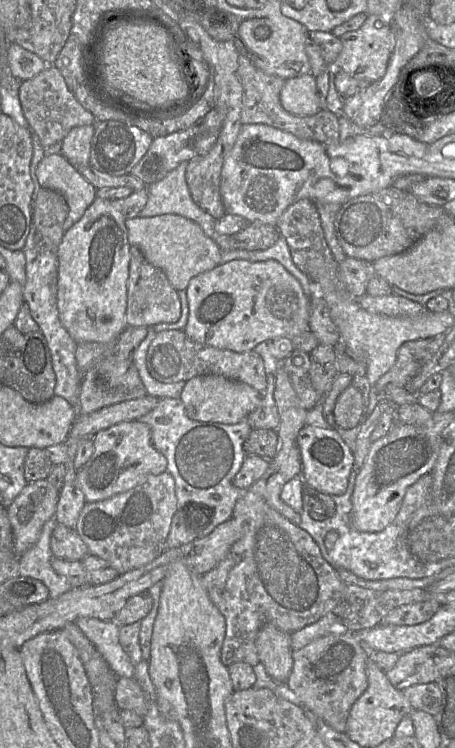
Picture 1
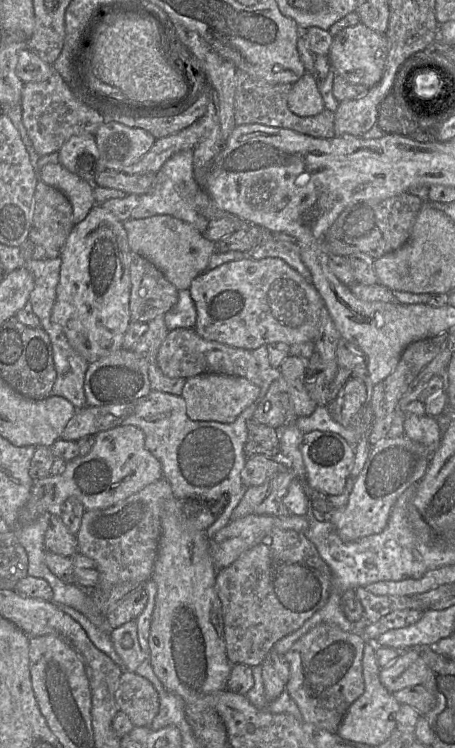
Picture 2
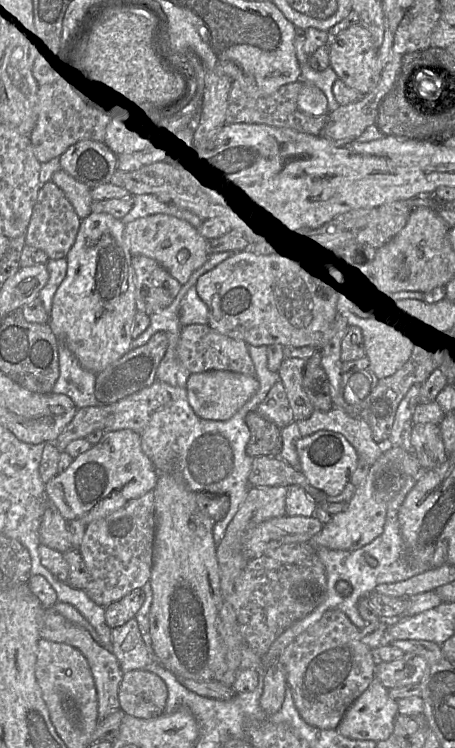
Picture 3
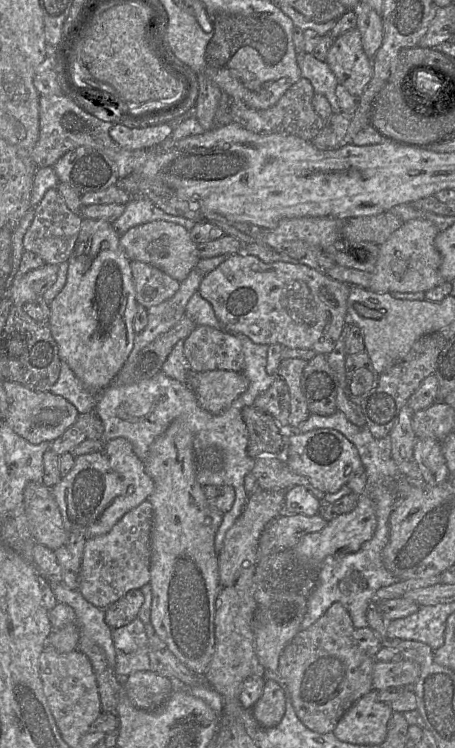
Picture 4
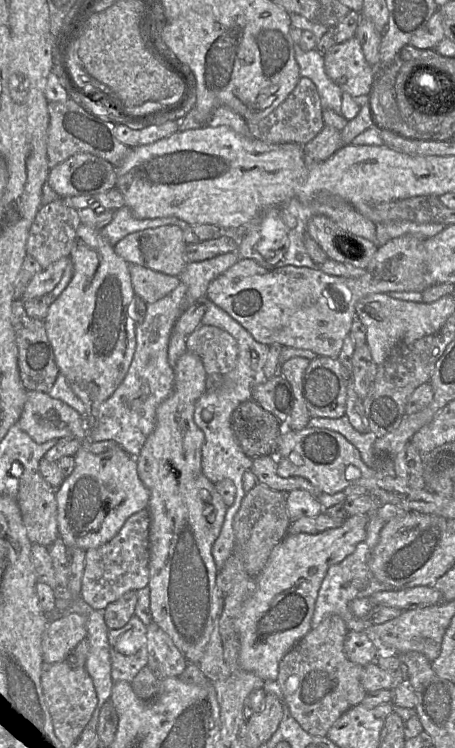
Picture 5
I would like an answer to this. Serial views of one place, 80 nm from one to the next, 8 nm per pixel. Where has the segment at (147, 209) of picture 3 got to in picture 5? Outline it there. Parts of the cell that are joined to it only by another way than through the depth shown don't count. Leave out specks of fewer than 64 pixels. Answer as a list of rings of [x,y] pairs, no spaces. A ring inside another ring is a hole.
[[[127,206],[114,211],[112,221],[100,230],[101,235],[114,247],[122,238],[136,231],[156,228],[163,225],[176,225],[182,230],[190,226],[189,223],[176,217],[162,217],[154,219],[137,219]]]

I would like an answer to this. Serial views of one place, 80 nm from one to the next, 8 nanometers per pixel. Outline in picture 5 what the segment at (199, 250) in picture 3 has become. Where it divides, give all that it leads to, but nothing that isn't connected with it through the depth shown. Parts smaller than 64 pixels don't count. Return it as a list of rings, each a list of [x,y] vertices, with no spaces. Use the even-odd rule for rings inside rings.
[[[163,225],[128,234],[114,246],[114,250],[128,264],[137,264],[167,275],[179,276],[187,265],[184,258],[186,245],[180,227]]]

